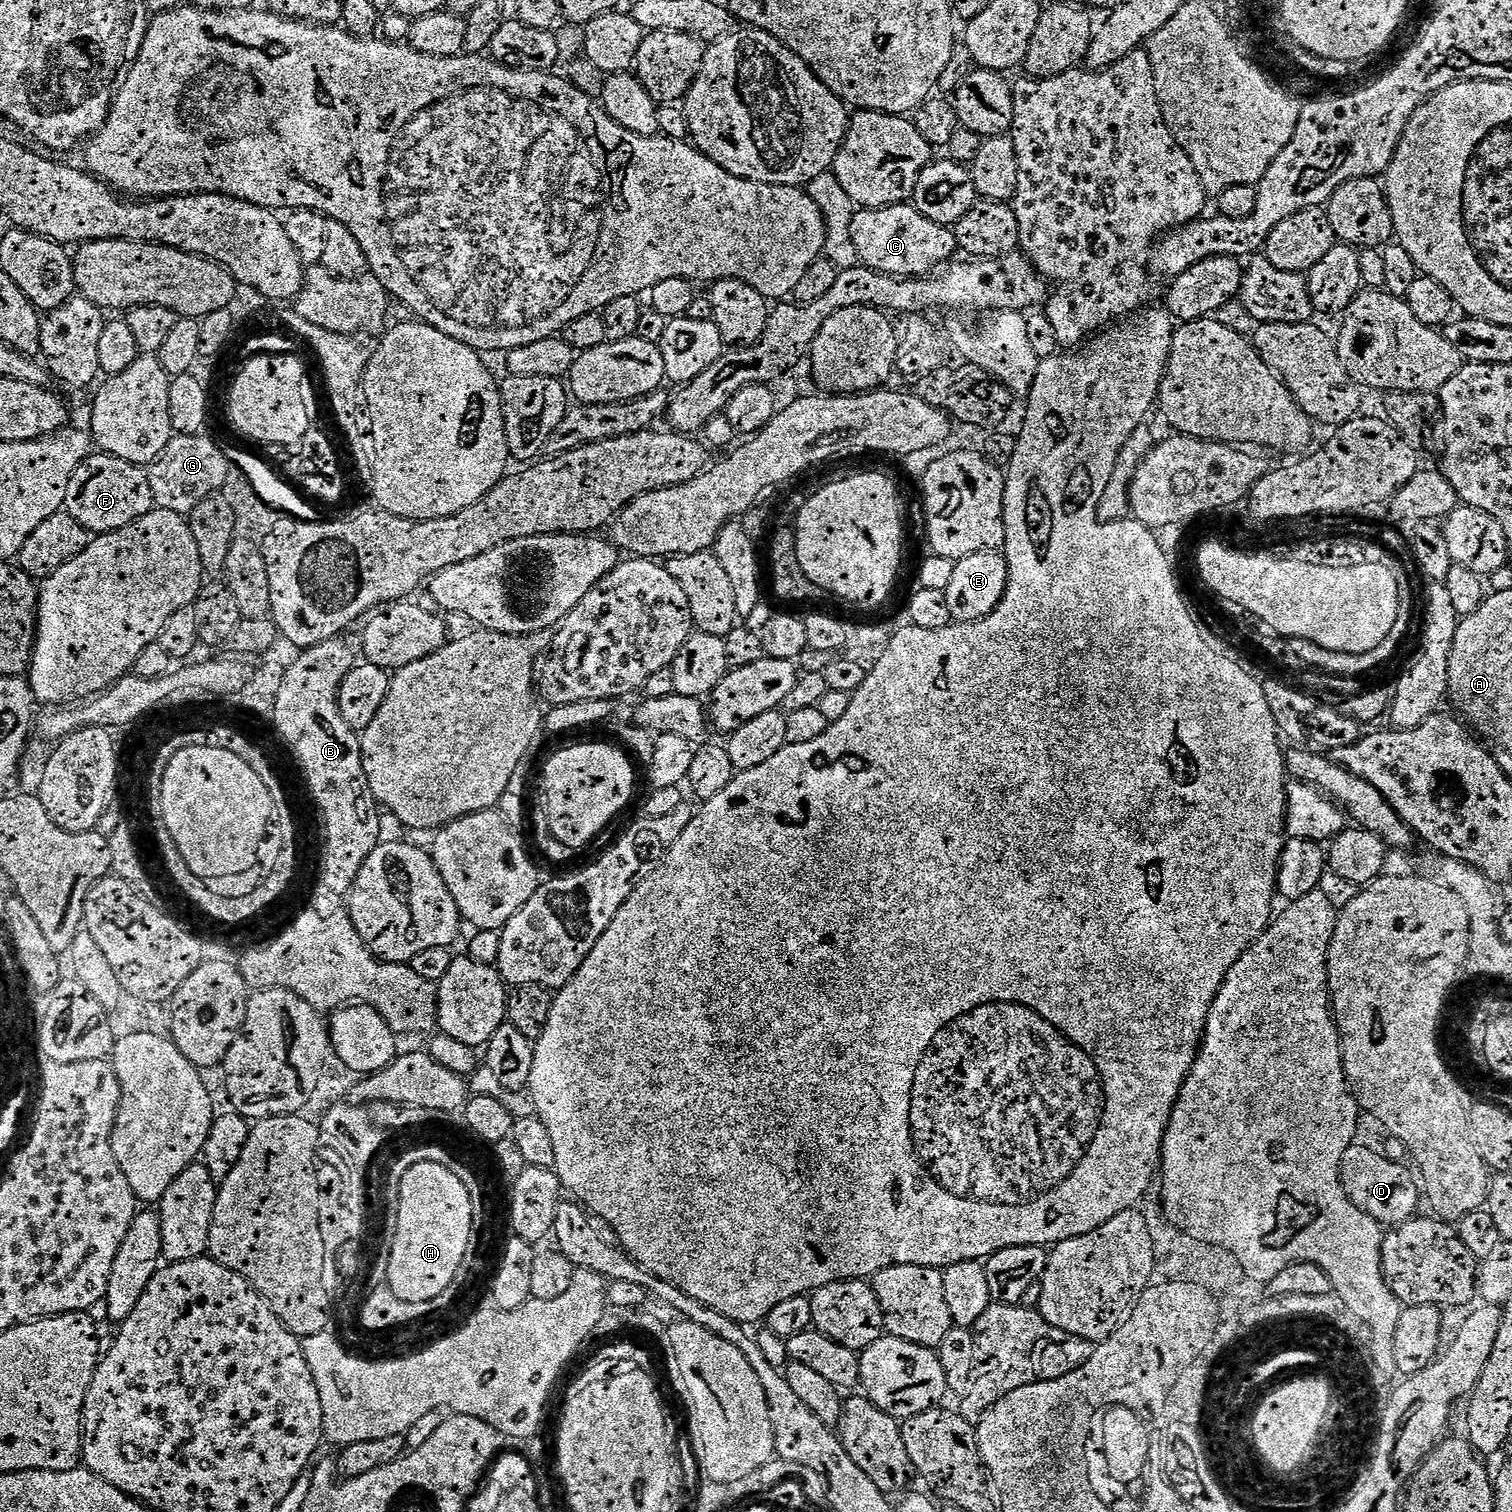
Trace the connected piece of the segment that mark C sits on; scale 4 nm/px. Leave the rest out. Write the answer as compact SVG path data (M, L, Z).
M906 202L888 208L855 211L851 240L863 267L897 279L927 277L951 261L958 250L958 238L953 229L922 218L915 205Z

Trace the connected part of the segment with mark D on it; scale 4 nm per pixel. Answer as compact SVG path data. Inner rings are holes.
M1353 1146L1342 1154L1340 1163L1340 1184L1344 1192L1359 1212L1364 1212L1371 1220L1381 1226L1405 1224L1417 1215L1416 1207L1422 1204L1422 1192L1417 1181L1408 1177L1403 1163L1379 1157L1369 1149Z

